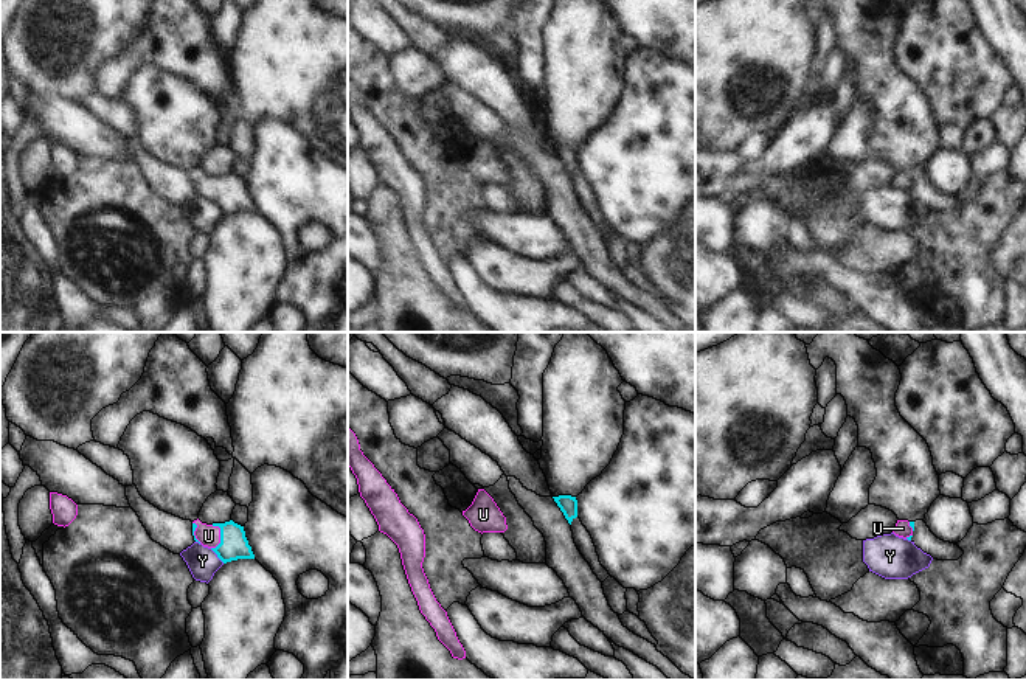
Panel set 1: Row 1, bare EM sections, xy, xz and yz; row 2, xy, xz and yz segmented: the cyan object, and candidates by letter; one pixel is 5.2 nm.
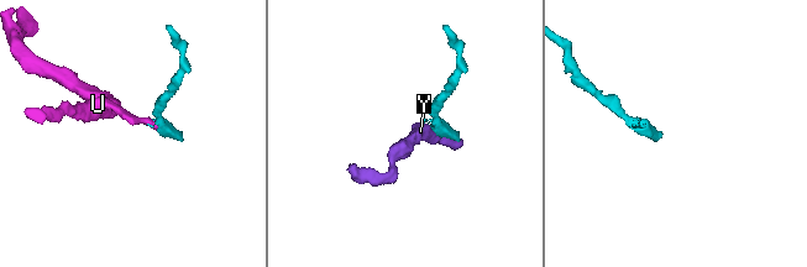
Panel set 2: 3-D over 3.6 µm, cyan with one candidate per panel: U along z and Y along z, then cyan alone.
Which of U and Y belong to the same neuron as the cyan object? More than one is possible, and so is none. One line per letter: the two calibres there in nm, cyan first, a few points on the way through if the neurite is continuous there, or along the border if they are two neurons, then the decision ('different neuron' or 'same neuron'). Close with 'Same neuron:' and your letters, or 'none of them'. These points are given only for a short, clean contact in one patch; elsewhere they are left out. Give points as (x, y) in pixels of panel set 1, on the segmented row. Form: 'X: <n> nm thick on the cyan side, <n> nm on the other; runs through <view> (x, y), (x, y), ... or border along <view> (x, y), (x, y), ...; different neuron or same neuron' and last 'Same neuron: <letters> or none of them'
U: 150 nm thick on the cyan side, 110 nm on the other; runs through xy (233, 545), (221, 537), (208, 536); same neuron
Y: 150 nm thick on the cyan side, 160 nm on the other; border along xy (210, 548), (224, 562); different neuron
Same neuron: U

